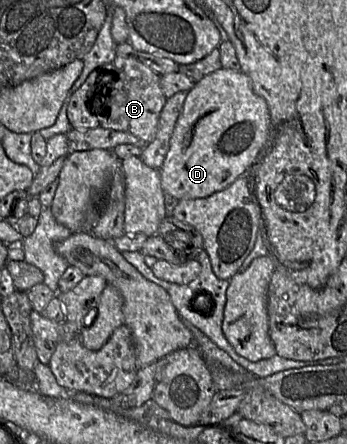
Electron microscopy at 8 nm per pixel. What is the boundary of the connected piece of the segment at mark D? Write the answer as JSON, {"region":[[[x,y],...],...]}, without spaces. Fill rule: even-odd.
{"region":[[[220,68],[195,82],[187,92],[182,111],[176,121],[173,133],[170,138],[170,146],[162,167],[160,168],[161,188],[164,194],[169,194],[177,200],[204,198],[215,192],[224,190],[231,185],[238,177],[245,175],[247,168],[252,164],[261,150],[271,128],[271,118],[268,105],[263,97],[254,92],[249,77],[242,71],[233,71]]]}

